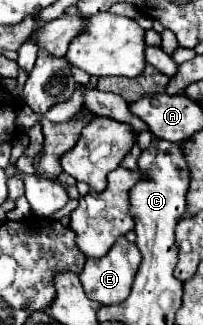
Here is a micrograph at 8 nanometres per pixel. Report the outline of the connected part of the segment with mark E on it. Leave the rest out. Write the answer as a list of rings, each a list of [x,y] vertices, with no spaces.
[[[120,238],[106,256],[98,258],[98,260],[88,260],[82,274],[80,274],[80,282],[84,286],[84,292],[90,300],[96,300],[100,304],[116,304],[116,302],[124,302],[124,298],[130,294],[132,282],[134,282],[134,274],[140,266],[142,254],[138,250],[138,246],[134,242],[128,242],[126,238]]]

